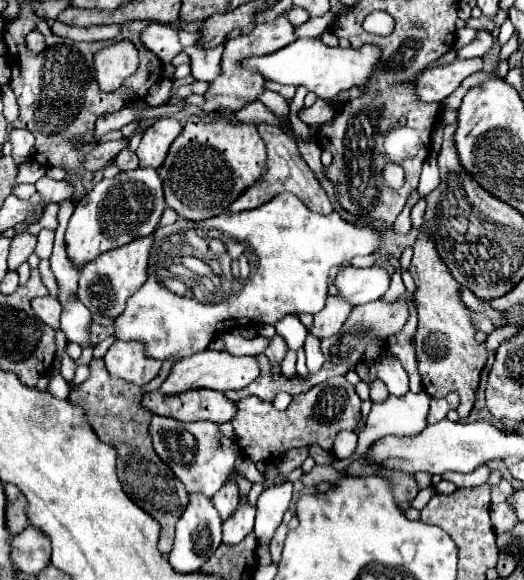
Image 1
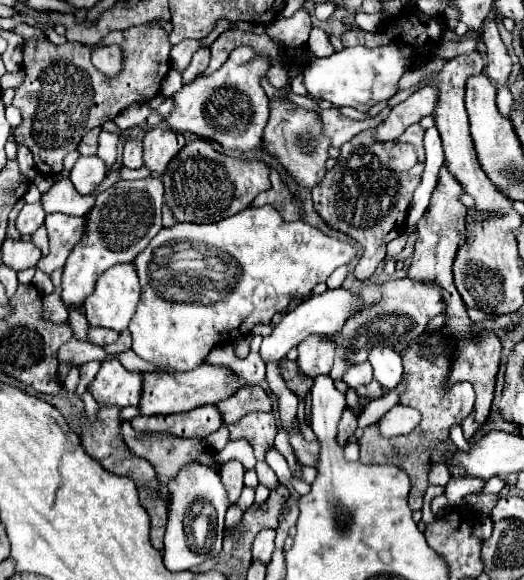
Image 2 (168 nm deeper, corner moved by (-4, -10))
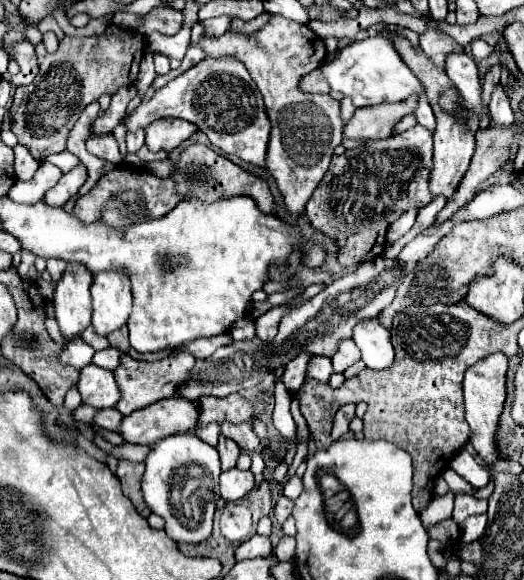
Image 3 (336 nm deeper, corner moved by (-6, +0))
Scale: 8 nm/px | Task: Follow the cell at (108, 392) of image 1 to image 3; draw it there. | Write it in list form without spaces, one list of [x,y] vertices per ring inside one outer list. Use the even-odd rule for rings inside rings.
[[[119,460],[117,478],[121,482],[123,494],[133,502],[133,506],[137,508],[137,512],[143,518],[147,518],[151,514],[151,510],[143,502],[143,494],[141,494],[141,474],[143,474],[143,468],[145,468],[143,462],[141,464],[133,464],[129,460]]]

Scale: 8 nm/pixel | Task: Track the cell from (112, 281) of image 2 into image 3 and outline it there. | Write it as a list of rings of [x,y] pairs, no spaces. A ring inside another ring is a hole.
[[[99,272],[91,284],[93,328],[99,336],[119,330],[131,314],[131,282],[125,272]]]

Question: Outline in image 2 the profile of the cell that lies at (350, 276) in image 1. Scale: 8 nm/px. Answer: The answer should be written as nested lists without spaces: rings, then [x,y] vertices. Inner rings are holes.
[[[335,288],[335,290],[327,290],[321,296],[313,296],[313,298],[305,300],[305,302],[301,302],[295,310],[291,310],[289,314],[283,316],[283,320],[273,328],[273,334],[263,338],[259,354],[261,354],[261,358],[265,362],[281,360],[281,358],[287,356],[287,352],[293,346],[297,346],[309,334],[315,334],[315,332],[317,334],[337,334],[343,328],[345,320],[349,316],[353,316],[361,306],[363,306],[361,298],[355,292],[347,290],[347,288]]]

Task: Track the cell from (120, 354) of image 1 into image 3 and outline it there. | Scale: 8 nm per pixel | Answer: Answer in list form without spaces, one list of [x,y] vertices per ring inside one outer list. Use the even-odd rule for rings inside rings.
[[[87,364],[77,380],[81,404],[97,410],[111,408],[119,402],[119,388],[111,370],[103,370],[95,364]]]

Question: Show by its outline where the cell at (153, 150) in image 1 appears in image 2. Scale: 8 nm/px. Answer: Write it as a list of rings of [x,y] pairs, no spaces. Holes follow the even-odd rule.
[[[153,128],[143,138],[143,162],[153,176],[161,176],[171,162],[171,158],[187,144],[181,132],[167,128]]]

